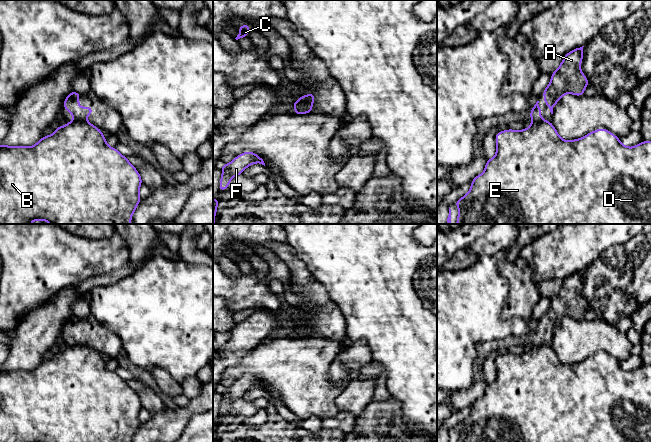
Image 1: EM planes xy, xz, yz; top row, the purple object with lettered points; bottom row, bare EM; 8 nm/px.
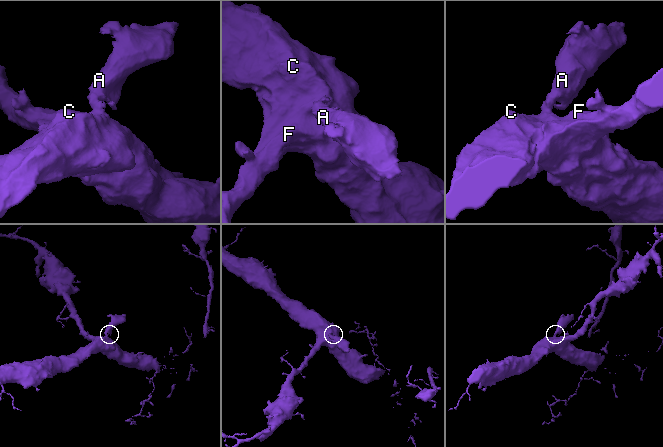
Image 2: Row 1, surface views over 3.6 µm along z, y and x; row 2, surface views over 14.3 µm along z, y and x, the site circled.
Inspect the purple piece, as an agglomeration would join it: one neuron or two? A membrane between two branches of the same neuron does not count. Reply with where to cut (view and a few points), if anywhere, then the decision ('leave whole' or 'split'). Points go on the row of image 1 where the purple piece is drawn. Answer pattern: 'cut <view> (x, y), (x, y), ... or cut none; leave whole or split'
cut xz (303, 95), (306, 101), (312, 102); split

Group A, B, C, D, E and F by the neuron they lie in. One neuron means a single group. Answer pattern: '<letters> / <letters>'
A / B C D E F

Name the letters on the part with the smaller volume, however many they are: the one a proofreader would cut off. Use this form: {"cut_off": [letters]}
{"cut_off": ["A"]}

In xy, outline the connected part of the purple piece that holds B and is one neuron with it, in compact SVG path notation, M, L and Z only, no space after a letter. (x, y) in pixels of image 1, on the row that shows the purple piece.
M70 121L64 126L56 127L53 134L43 136L30 147L0 145L0 224L31 224L34 220L50 224L130 224L132 215L141 201L141 185L142 178L136 168L116 148L108 146L101 129L89 122Z

